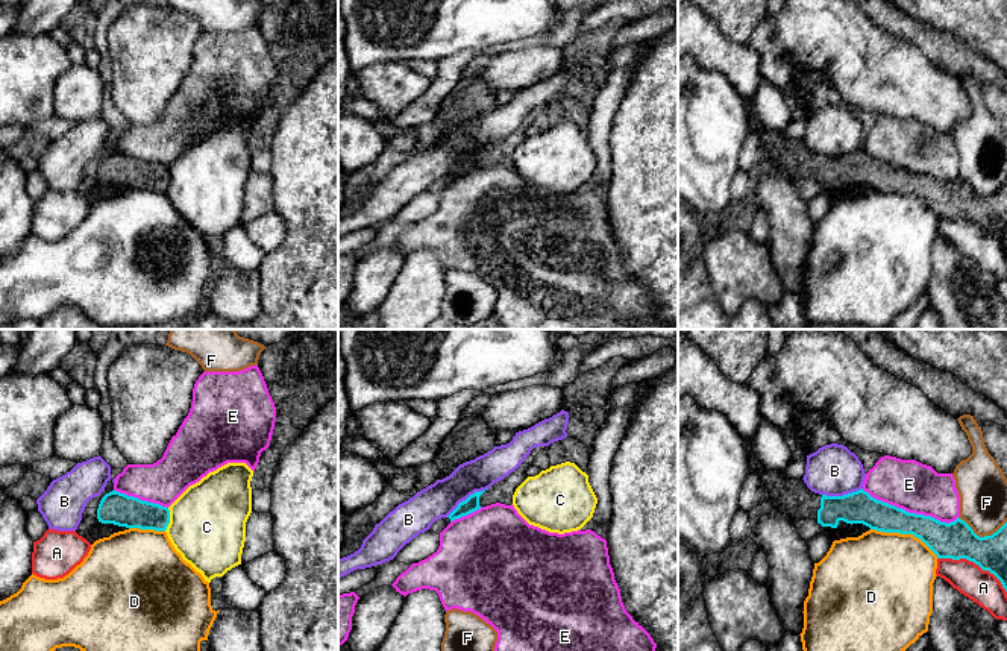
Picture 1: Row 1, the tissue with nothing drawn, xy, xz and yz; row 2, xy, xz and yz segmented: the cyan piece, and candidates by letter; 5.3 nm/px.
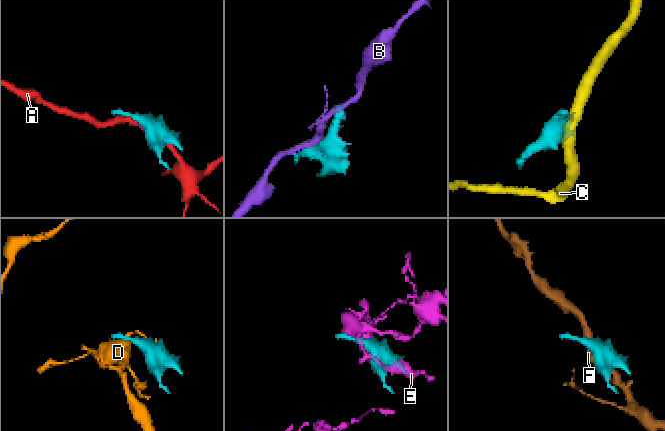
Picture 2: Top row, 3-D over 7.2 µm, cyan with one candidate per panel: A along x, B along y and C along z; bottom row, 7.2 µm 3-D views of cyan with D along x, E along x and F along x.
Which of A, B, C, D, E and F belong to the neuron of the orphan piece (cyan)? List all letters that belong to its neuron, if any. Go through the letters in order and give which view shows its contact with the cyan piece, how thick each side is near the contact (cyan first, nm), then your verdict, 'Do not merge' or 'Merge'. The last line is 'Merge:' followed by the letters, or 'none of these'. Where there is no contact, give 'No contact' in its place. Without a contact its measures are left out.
A: Touches cyan in yz. Thickness 200 nm (cyan) against 180 nm. Do not merge
B: Touches cyan in xz. Thickness 80 nm (cyan) against 190 nm. Do not merge
C: Touches cyan in xy. Thickness 170 nm (cyan) against 400 nm. Do not merge
D: Touches cyan in yz. Thickness 190 nm (cyan) against 480 nm. Do not merge
E: Touches cyan in yz. Thickness 190 nm (cyan) against 260 nm. Do not merge
F: Touches cyan in yz. Thickness 200 nm (cyan) against 260 nm. Do not merge
Merge: none of these

